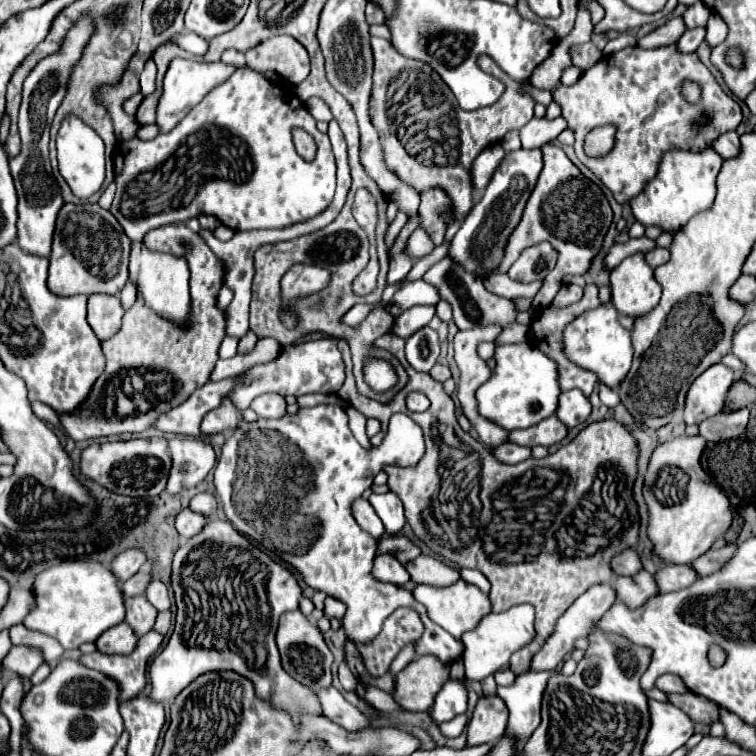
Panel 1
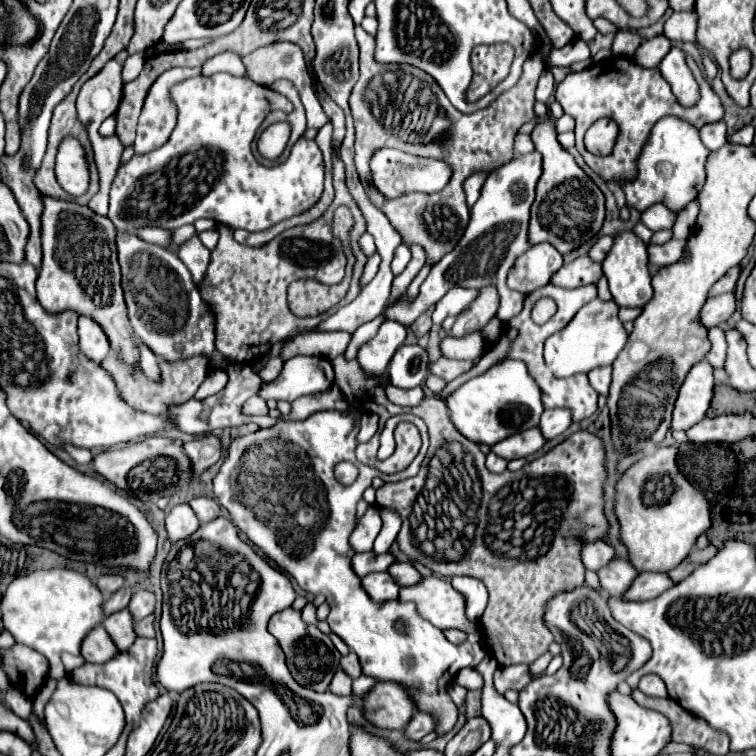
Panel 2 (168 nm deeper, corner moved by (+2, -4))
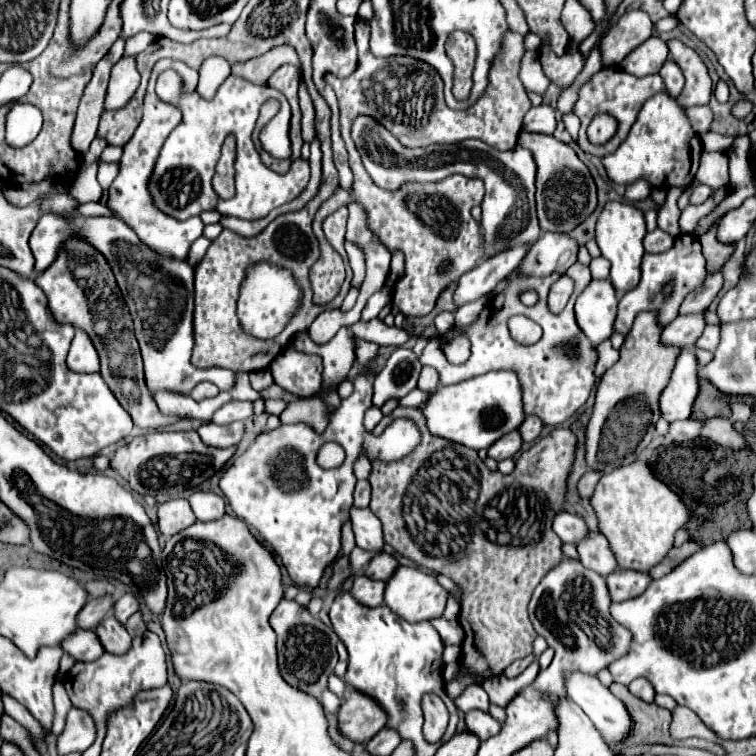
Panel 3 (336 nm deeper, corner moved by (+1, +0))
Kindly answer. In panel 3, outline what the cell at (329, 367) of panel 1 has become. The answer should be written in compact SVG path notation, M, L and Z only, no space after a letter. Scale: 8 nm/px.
M295 348L283 350L269 368L275 384L297 396L317 394L323 382L321 356L303 354Z

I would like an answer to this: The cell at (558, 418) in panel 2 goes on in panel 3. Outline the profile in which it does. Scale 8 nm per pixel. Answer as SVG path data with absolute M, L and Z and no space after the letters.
M527 416L525 424L521 424L519 428L521 436L525 436L525 442L533 442L535 438L539 438L541 430L543 430L543 422L537 416Z

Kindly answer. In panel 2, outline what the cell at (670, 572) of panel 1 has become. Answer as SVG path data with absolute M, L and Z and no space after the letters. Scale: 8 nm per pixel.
M642 572L636 576L636 582L632 582L632 588L624 592L624 600L652 600L652 596L658 596L660 592L668 590L674 582L666 574L656 572Z

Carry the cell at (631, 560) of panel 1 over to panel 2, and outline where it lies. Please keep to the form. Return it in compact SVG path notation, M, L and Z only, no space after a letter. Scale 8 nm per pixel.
M594 540L594 542L582 544L582 560L588 570L596 572L598 568L606 566L614 556L616 556L614 548L604 540Z

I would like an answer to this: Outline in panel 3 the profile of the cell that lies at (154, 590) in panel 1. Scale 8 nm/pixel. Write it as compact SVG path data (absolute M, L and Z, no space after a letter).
M123 594L117 602L115 602L115 608L113 608L113 614L117 616L117 620L121 620L123 624L127 622L127 618L131 614L135 614L139 610L139 600L137 596L133 594Z

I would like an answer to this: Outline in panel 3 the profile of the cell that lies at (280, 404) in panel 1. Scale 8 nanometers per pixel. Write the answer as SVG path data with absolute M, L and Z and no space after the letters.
M233 400L215 412L211 422L231 424L237 420L247 420L251 416L253 416L253 402L251 400Z

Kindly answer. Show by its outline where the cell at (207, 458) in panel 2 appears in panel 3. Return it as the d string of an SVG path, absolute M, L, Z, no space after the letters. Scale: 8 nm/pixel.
M207 422L207 424L203 424L197 430L197 434L201 436L201 440L207 446L229 448L229 446L235 446L241 440L241 436L243 436L243 422L233 422L233 424L227 424L227 426L219 426L219 424Z

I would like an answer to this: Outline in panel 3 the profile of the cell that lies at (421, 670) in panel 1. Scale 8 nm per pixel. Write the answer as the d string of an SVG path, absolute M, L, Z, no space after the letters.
M349 692L339 710L341 732L355 742L369 742L387 724L387 712L363 692Z

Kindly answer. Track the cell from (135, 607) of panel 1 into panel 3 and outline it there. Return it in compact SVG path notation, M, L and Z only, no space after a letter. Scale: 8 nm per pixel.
M105 616L105 620L97 626L95 634L99 636L105 652L125 654L131 648L131 636L127 628L115 616Z

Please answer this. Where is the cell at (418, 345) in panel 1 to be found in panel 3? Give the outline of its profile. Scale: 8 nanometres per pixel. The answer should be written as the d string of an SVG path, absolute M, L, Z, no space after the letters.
M397 348L383 370L377 372L373 382L373 404L383 406L389 398L407 396L419 380L421 362L419 356L409 348Z

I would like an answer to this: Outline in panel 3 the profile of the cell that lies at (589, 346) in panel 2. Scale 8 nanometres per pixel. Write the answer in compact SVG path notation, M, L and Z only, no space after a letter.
M591 280L589 288L577 298L575 316L581 332L593 346L609 340L617 318L617 294L609 280Z

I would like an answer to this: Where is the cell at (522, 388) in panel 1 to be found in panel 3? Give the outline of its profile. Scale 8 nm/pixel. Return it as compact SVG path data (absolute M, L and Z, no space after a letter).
M495 370L453 386L443 386L441 390L433 392L423 412L433 434L445 436L447 440L475 450L489 448L507 432L517 430L525 420L519 376L511 370Z

